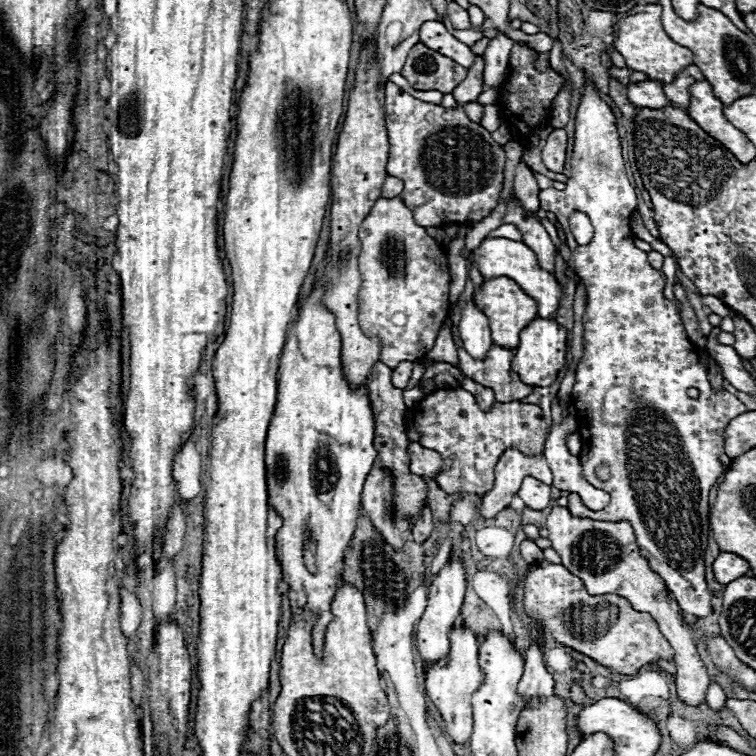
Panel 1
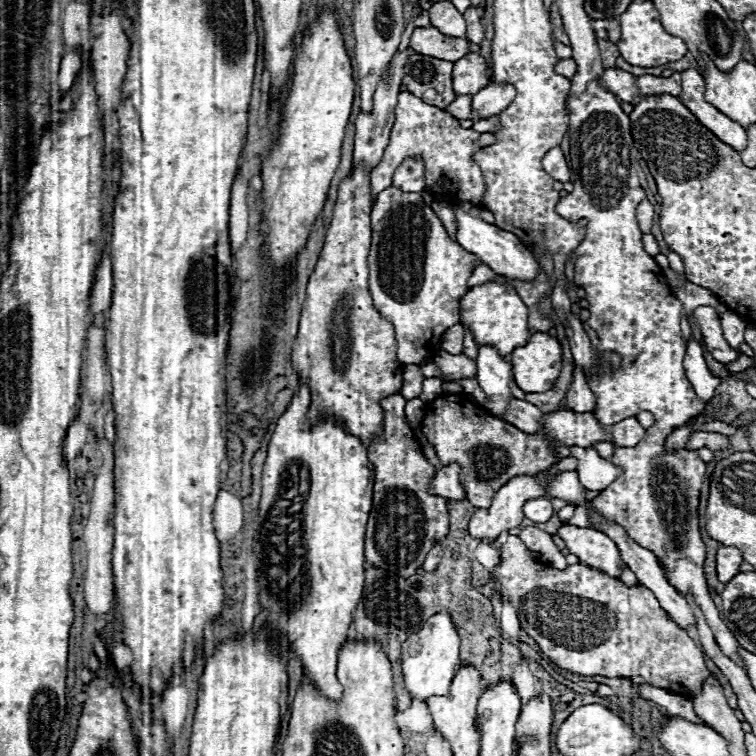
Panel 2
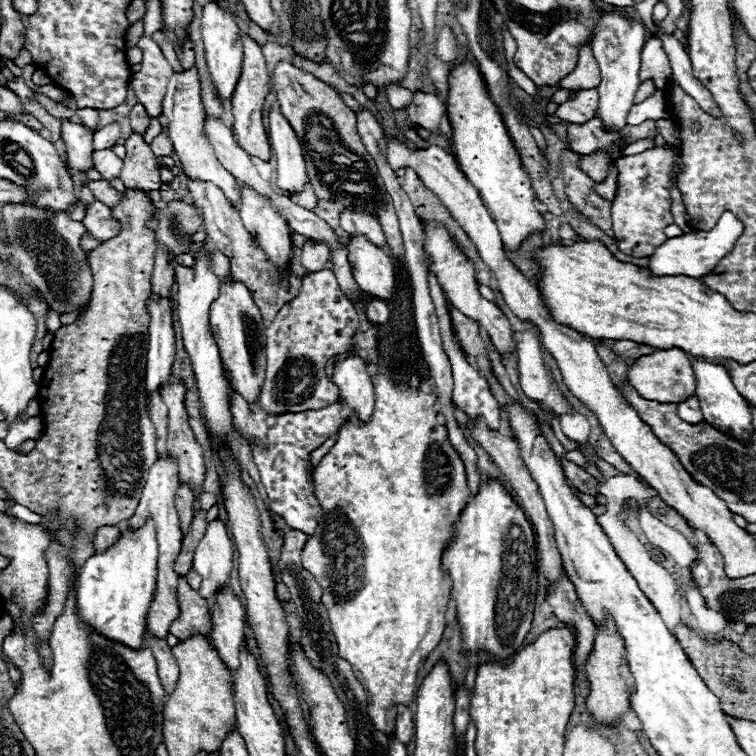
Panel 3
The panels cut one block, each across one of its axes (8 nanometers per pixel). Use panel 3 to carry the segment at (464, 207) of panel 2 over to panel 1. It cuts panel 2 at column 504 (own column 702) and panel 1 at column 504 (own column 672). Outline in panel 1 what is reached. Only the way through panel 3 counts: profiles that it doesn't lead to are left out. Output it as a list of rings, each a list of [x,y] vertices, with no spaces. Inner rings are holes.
[[[484,238],[480,242],[480,246],[476,250],[472,250],[472,254],[474,254],[474,262],[478,264],[478,268],[486,280],[494,278],[494,276],[508,276],[530,298],[534,298],[538,304],[538,316],[540,318],[552,318],[552,314],[558,310],[560,298],[562,298],[562,288],[552,274],[544,272],[538,266],[536,254],[526,244],[516,242],[516,240],[508,240],[508,238]]]

